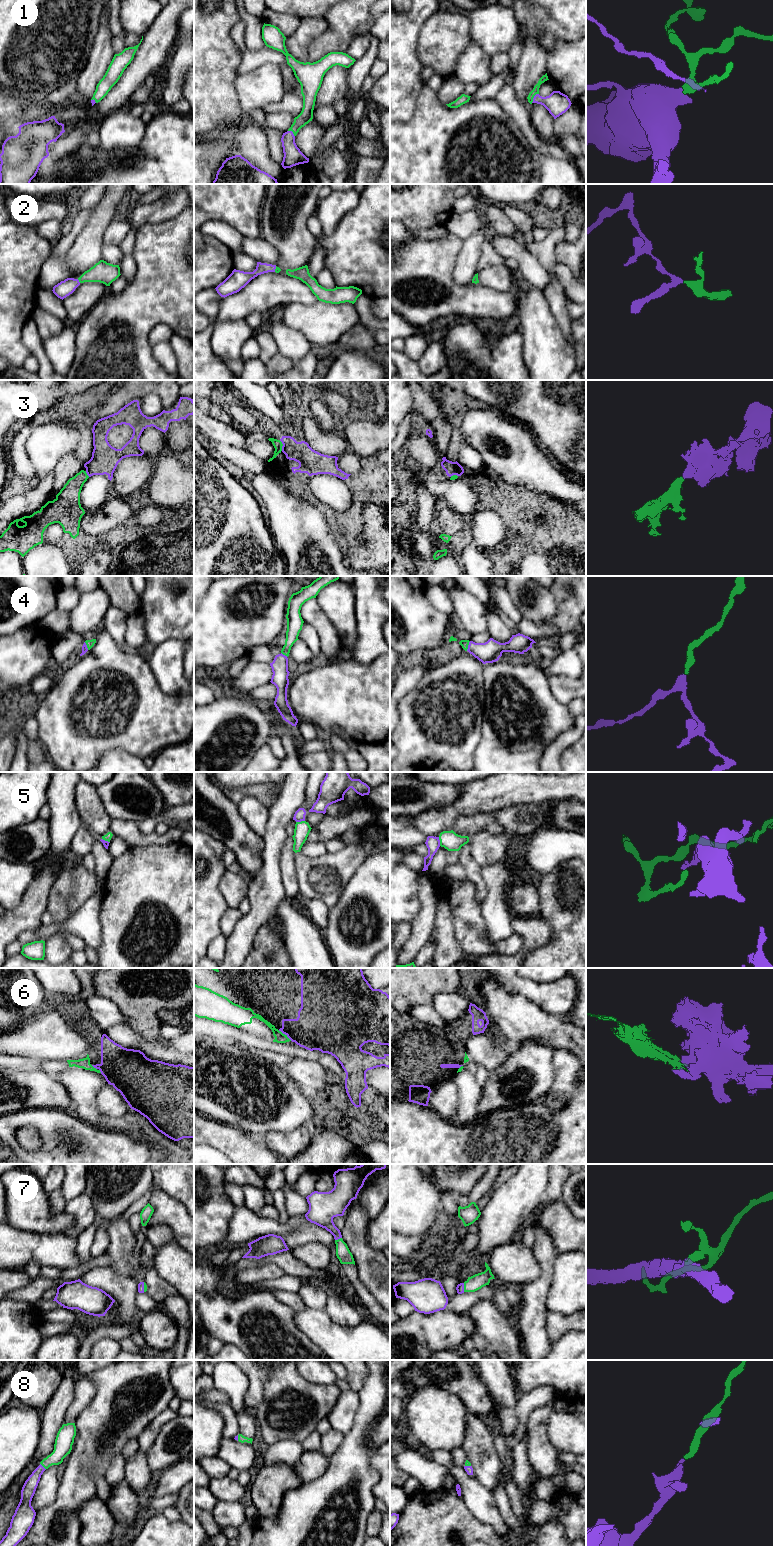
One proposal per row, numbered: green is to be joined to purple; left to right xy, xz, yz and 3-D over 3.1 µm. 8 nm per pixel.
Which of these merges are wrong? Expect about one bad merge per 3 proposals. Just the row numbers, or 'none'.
5, 6

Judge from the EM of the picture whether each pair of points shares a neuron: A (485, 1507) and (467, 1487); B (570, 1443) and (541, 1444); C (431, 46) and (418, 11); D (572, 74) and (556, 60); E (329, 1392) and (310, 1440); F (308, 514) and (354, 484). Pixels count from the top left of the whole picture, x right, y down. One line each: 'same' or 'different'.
A: same
B: different
C: different
D: same
E: different
F: different

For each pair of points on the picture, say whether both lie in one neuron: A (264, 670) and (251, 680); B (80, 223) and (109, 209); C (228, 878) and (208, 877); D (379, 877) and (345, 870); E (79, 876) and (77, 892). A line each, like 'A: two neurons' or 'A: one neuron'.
A: one neuron
B: two neurons
C: two neurons
D: two neurons
E: one neuron

